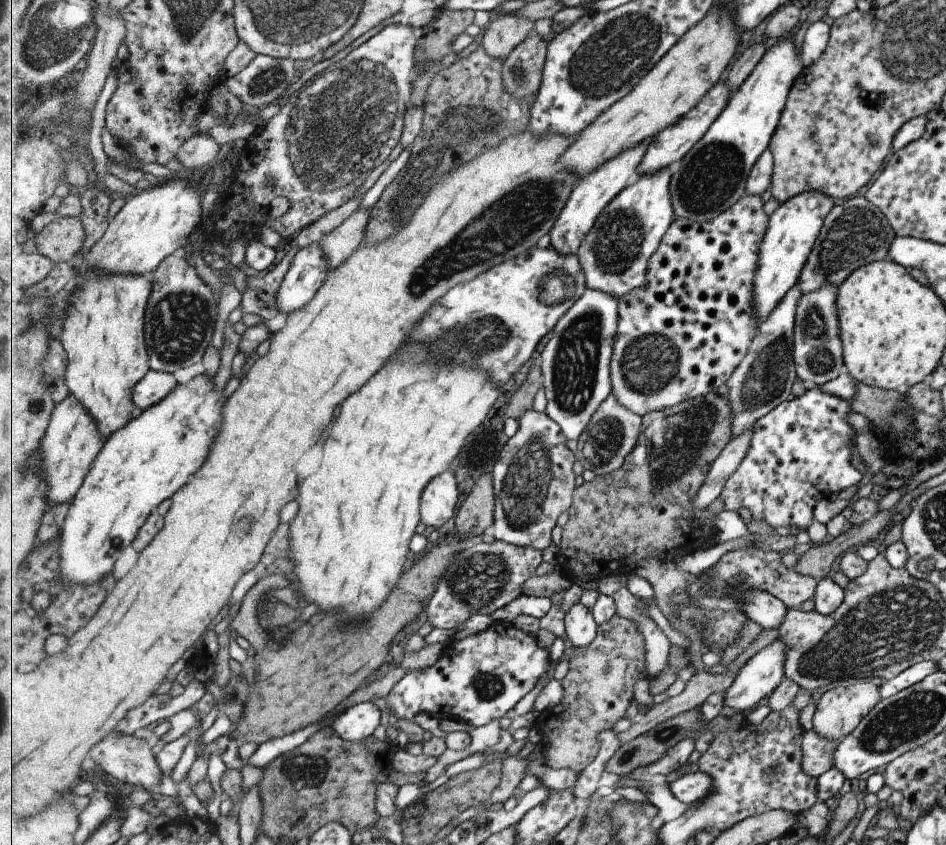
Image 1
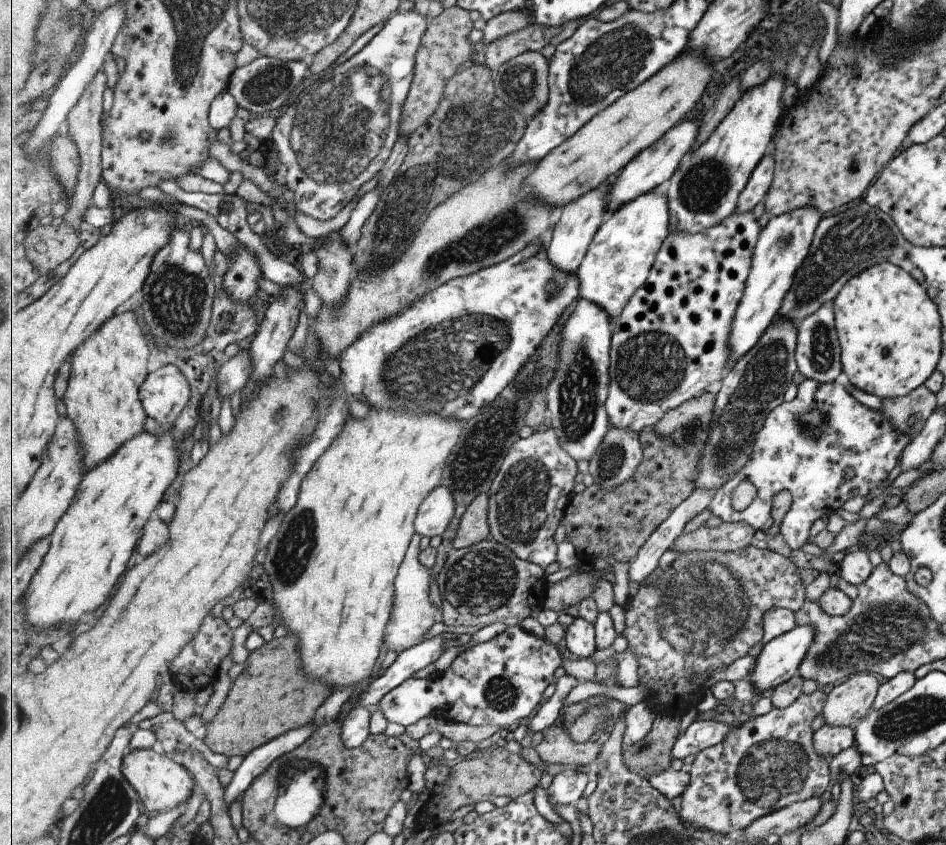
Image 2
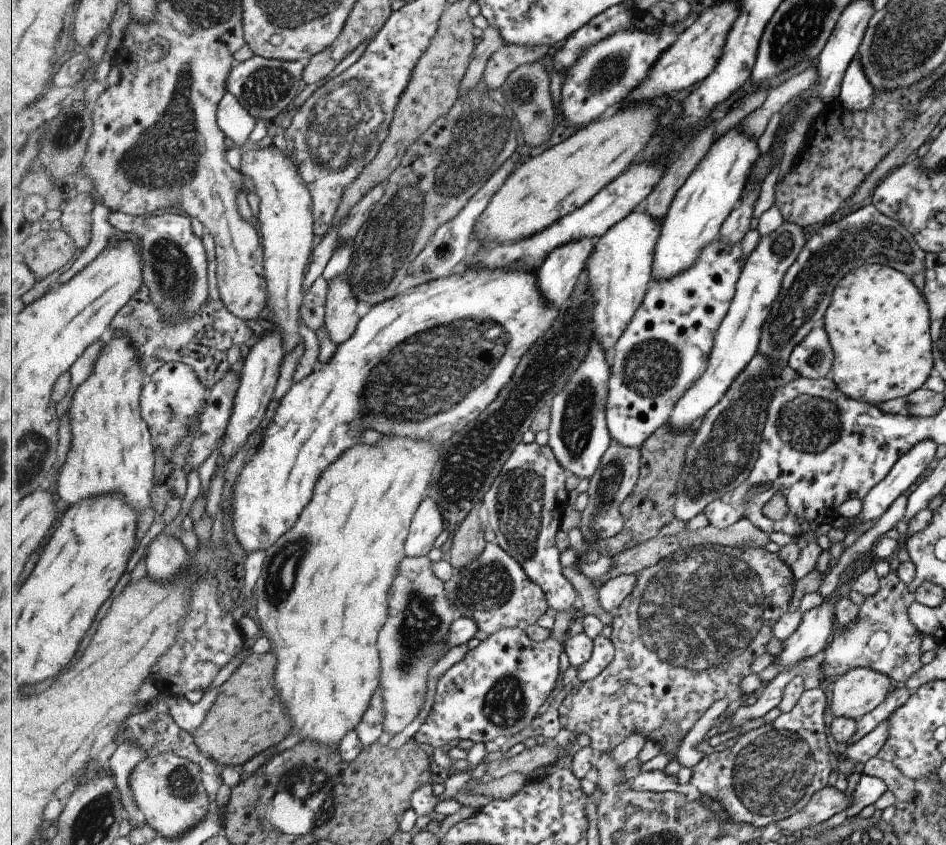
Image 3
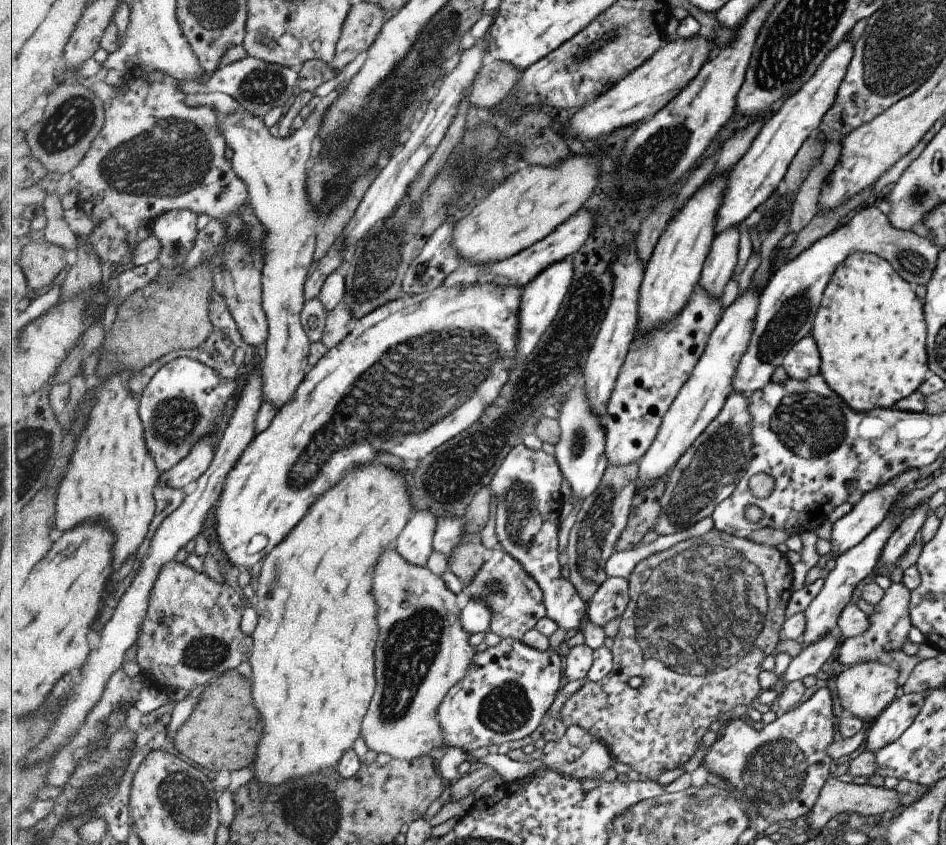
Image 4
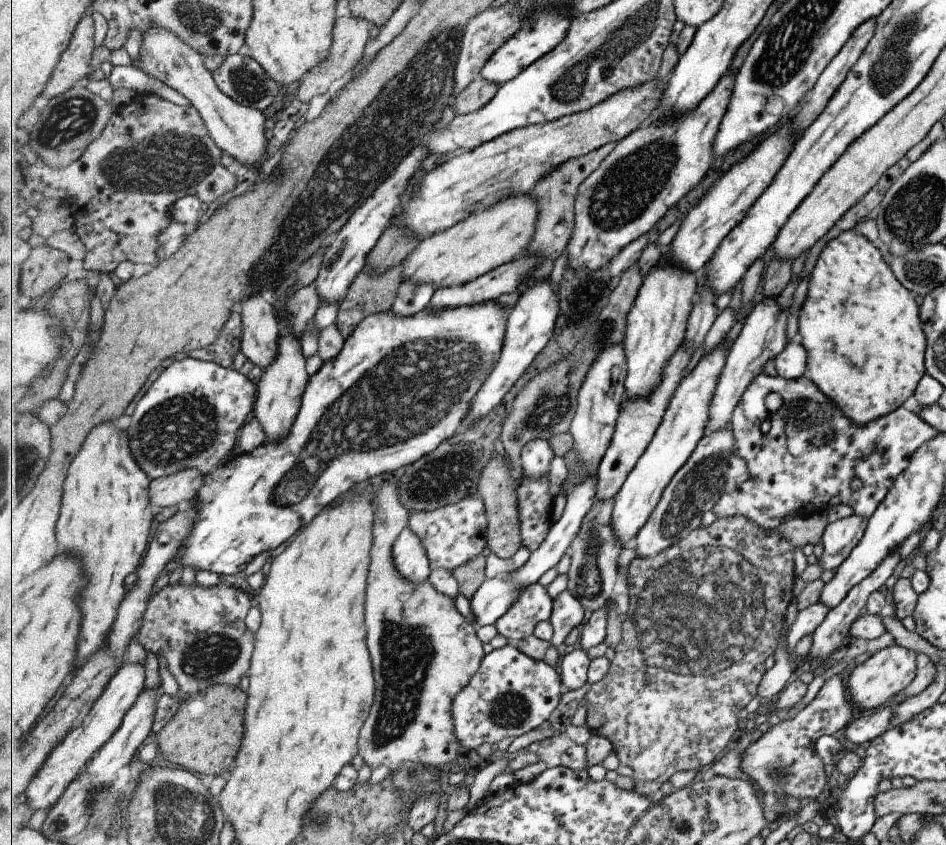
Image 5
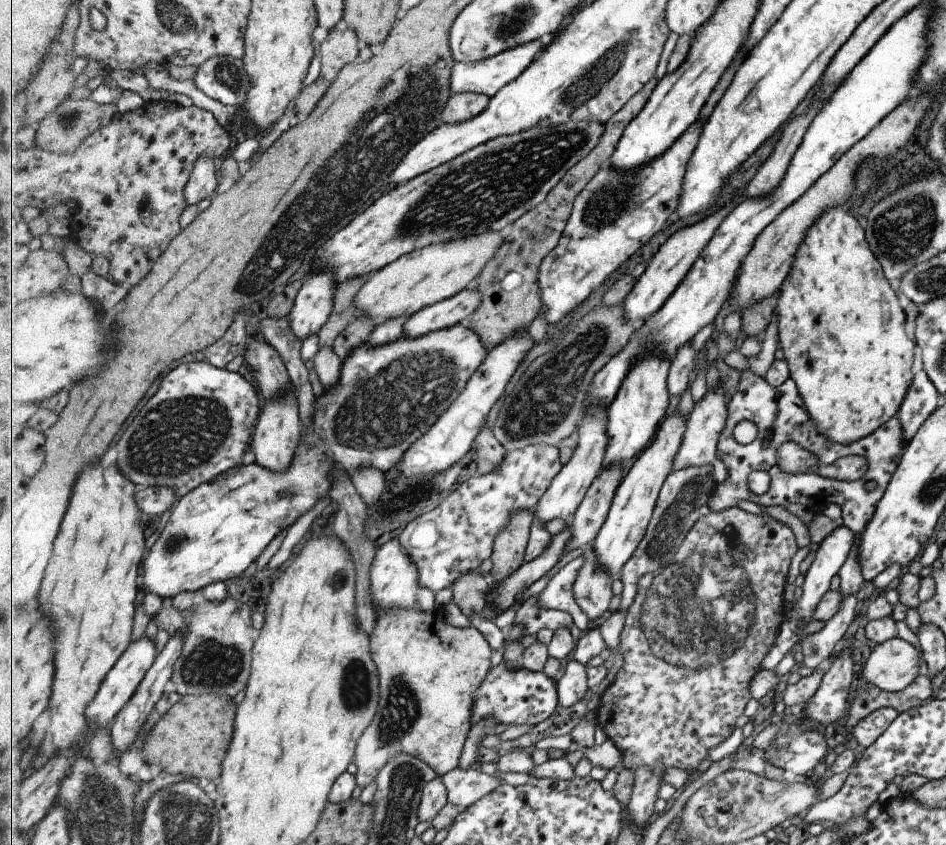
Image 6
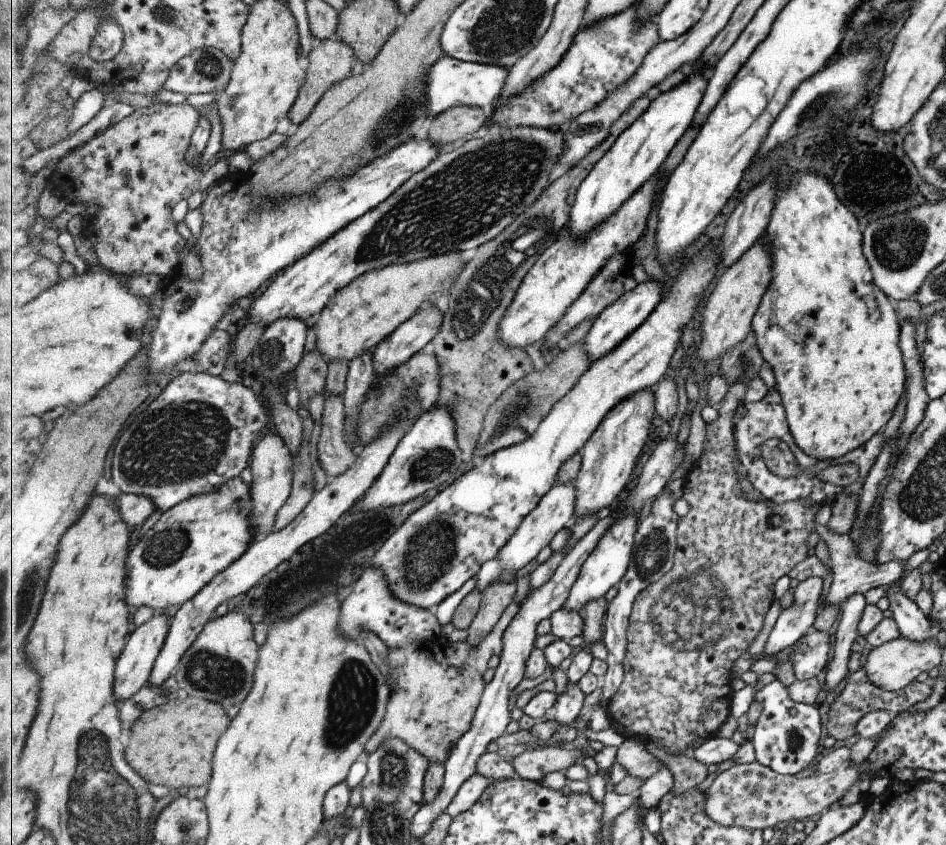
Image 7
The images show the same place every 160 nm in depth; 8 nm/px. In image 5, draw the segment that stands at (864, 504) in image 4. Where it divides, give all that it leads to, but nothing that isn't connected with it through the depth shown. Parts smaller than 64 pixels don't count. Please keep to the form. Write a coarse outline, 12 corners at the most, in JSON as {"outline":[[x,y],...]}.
{"outline":[[853,514],[827,523],[817,559],[836,569],[863,536],[867,517]]}

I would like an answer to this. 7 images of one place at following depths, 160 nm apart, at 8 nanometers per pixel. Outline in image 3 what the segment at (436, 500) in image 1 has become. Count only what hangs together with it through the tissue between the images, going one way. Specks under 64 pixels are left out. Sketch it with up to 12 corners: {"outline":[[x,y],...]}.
{"outline":[[427,496],[406,542],[409,557],[435,548],[446,529],[441,507]]}

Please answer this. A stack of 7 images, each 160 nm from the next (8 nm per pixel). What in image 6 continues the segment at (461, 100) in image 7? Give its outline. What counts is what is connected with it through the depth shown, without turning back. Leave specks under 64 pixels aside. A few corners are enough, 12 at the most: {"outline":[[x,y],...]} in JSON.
{"outline":[[546,39],[520,44],[484,61],[456,62],[454,94],[493,98],[521,76]]}

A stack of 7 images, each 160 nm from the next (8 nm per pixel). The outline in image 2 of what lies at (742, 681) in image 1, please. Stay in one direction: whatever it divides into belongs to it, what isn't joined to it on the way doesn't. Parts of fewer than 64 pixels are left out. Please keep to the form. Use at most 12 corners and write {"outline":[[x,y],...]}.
{"outline":[[801,624],[765,644],[748,676],[758,693],[796,675],[816,640]]}

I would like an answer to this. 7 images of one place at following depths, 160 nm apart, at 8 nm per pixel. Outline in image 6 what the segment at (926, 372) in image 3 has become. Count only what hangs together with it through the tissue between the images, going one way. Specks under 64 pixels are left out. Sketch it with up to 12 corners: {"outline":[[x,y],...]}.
{"outline":[[847,206],[774,305],[816,429],[851,444],[915,374],[900,295]]}

